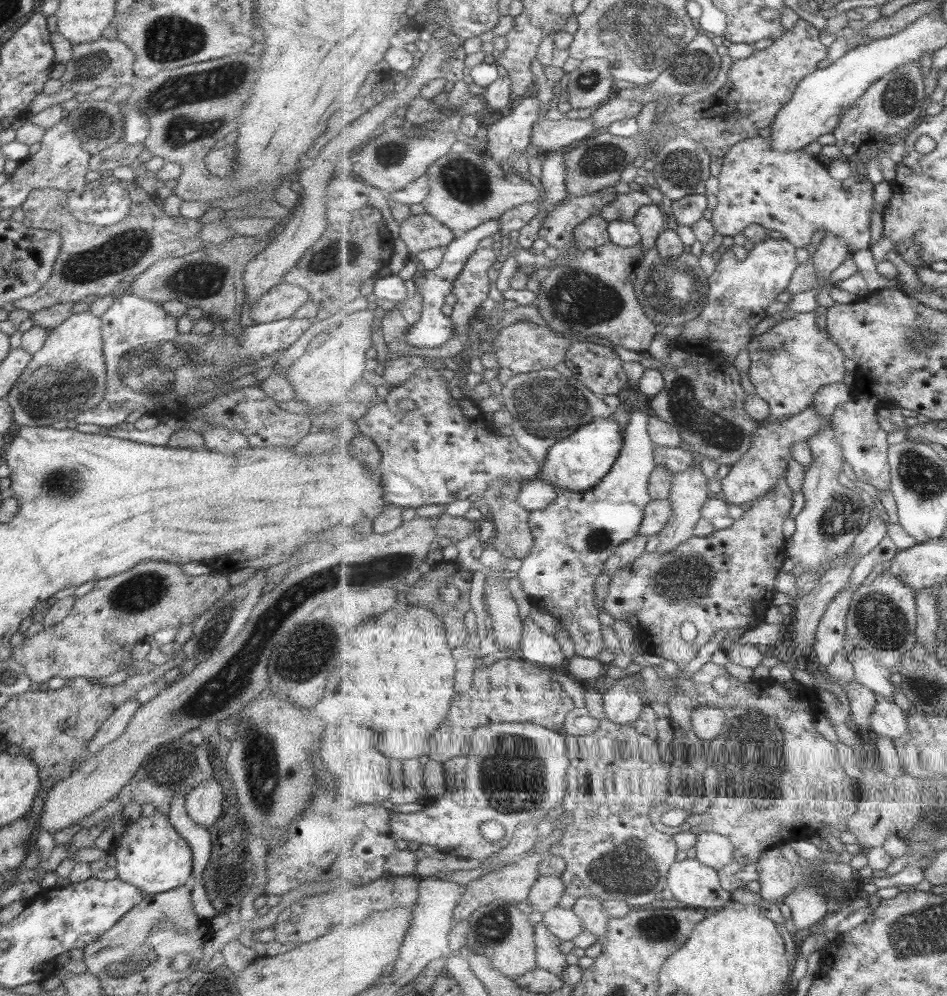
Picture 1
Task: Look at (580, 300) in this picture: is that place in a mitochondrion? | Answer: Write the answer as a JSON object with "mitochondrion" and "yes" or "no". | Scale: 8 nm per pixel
{"mitochondrion":"yes"}

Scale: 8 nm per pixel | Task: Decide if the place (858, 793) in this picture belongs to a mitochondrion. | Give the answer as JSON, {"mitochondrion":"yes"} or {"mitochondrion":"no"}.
{"mitochondrion":"no"}

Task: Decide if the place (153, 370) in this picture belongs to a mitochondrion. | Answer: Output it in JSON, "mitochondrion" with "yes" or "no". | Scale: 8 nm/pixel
{"mitochondrion":"yes"}

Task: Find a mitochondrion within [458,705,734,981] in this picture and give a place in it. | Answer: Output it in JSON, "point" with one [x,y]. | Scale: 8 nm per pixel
{"point":[510,778]}

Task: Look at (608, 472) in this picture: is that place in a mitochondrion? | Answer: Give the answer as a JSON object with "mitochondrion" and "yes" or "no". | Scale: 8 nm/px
{"mitochondrion":"no"}

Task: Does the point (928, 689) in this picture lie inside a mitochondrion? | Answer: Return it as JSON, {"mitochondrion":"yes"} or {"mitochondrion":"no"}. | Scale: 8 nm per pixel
{"mitochondrion":"yes"}

